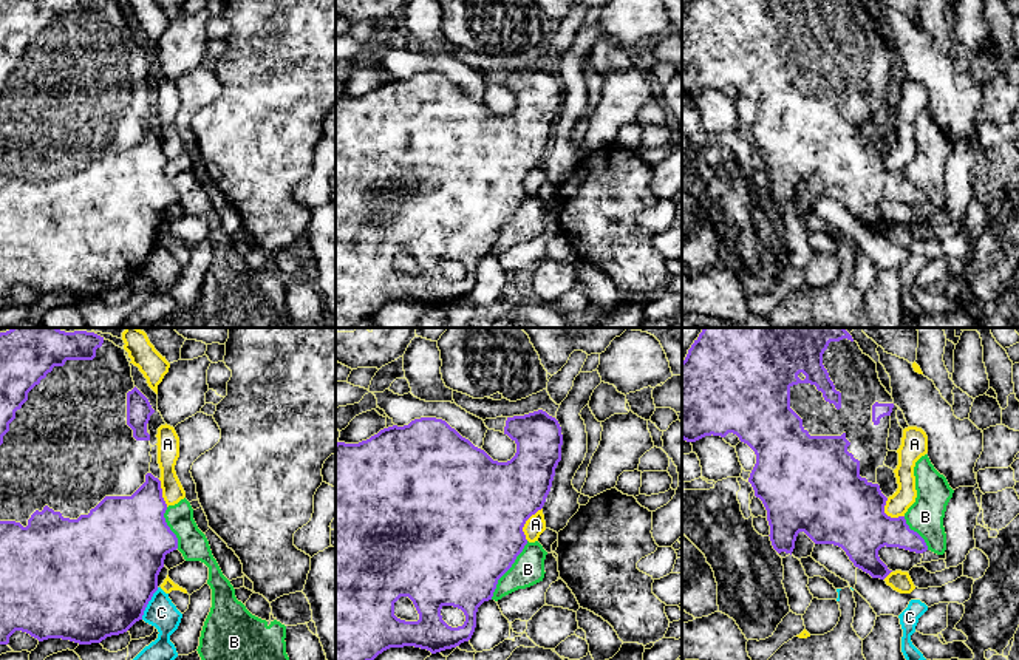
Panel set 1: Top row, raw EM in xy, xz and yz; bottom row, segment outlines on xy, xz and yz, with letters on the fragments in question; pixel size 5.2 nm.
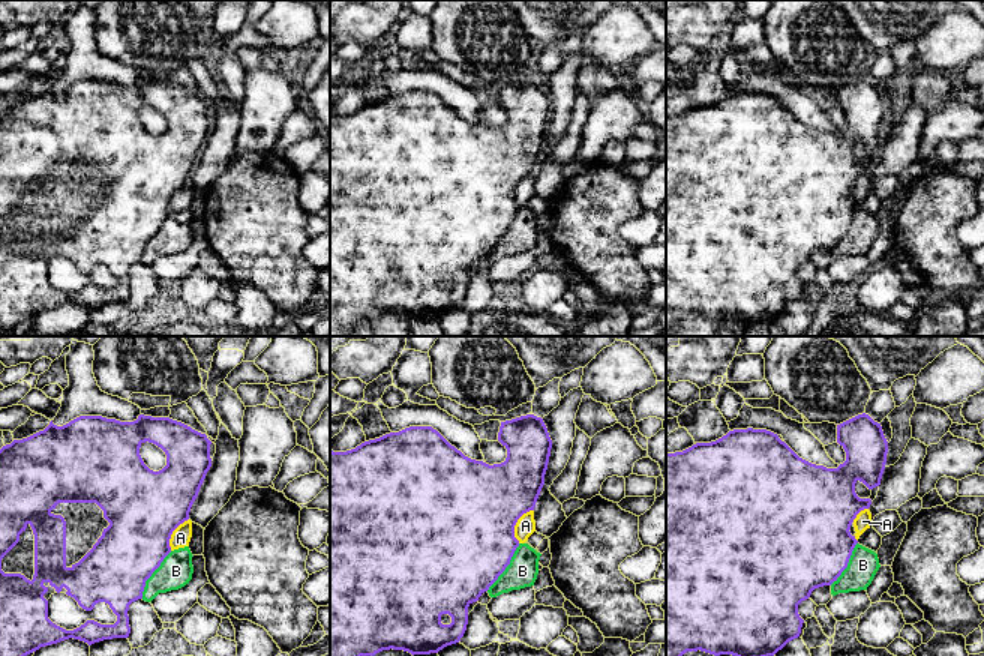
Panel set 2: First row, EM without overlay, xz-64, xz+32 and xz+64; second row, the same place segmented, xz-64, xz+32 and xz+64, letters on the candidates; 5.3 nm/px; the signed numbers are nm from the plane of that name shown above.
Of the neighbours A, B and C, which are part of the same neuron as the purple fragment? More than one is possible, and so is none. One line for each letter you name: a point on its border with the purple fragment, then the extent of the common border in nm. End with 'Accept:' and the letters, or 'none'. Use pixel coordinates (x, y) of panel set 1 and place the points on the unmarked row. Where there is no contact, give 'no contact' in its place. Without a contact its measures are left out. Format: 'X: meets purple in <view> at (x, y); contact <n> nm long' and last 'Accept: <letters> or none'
Accept: none

